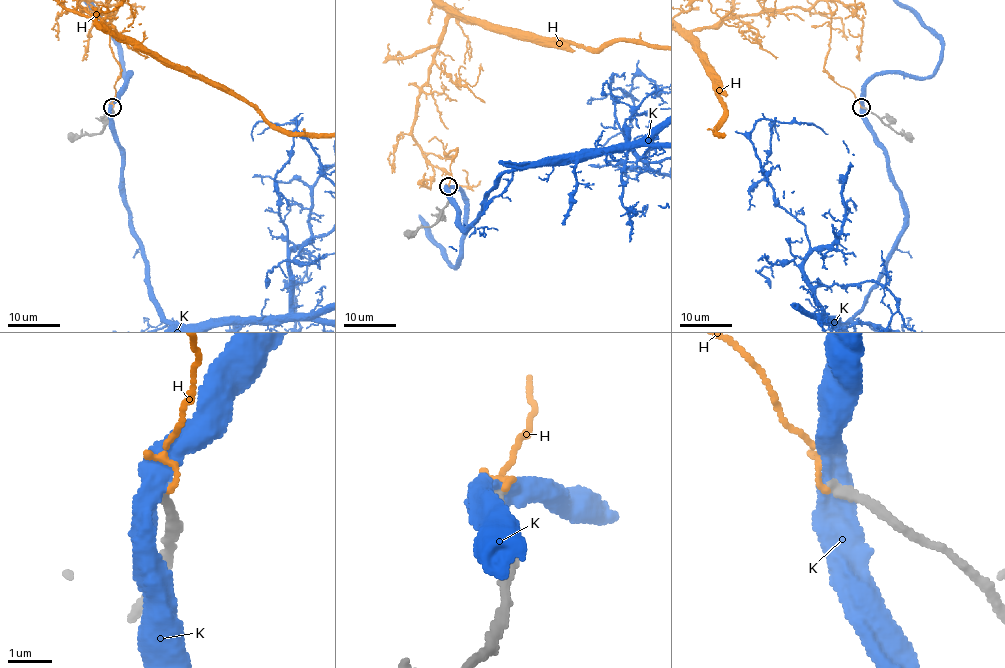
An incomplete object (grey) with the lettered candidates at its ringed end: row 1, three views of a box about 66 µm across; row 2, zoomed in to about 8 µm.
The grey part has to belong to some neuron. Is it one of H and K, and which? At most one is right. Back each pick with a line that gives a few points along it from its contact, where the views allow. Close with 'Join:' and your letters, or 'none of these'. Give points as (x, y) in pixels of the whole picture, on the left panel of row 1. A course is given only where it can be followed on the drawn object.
Join: none of these

